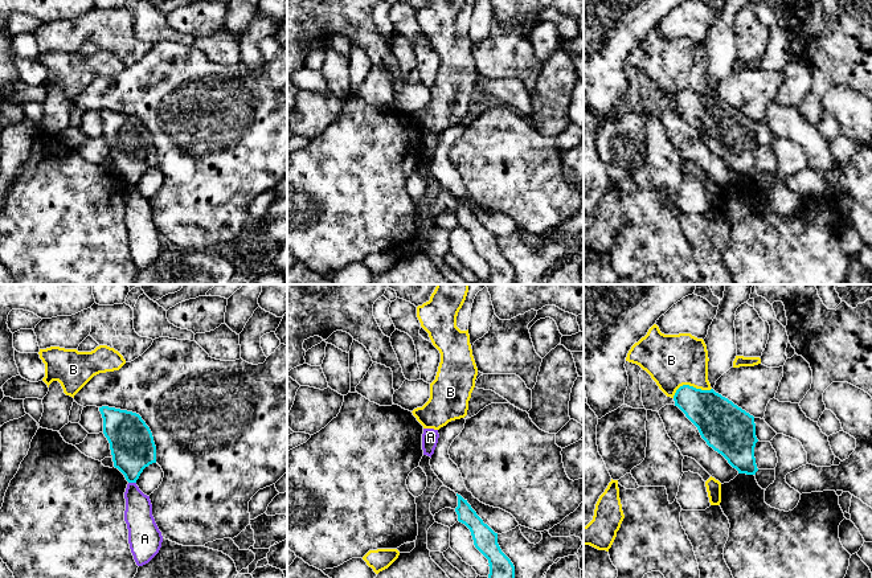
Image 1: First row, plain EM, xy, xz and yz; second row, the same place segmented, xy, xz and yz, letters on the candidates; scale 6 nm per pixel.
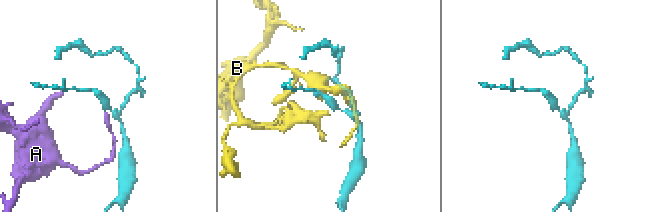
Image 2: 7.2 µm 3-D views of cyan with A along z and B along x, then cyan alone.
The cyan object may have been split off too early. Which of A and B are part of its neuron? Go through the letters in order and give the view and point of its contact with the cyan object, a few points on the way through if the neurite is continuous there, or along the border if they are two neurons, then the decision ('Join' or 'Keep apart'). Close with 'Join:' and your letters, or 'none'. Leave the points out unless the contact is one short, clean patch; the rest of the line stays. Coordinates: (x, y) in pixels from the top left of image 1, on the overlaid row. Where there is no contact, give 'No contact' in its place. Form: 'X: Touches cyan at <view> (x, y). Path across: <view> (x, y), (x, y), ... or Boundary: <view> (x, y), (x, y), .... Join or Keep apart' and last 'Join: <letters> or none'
A: Touches cyan at xy (132, 482). Boundary: xy (129, 482), (135, 483). Keep apart
B: Touches cyan at yz (690, 386). Boundary: yz (711, 388), (701, 389), (682, 385), (672, 397). Keep apart
Join: none

